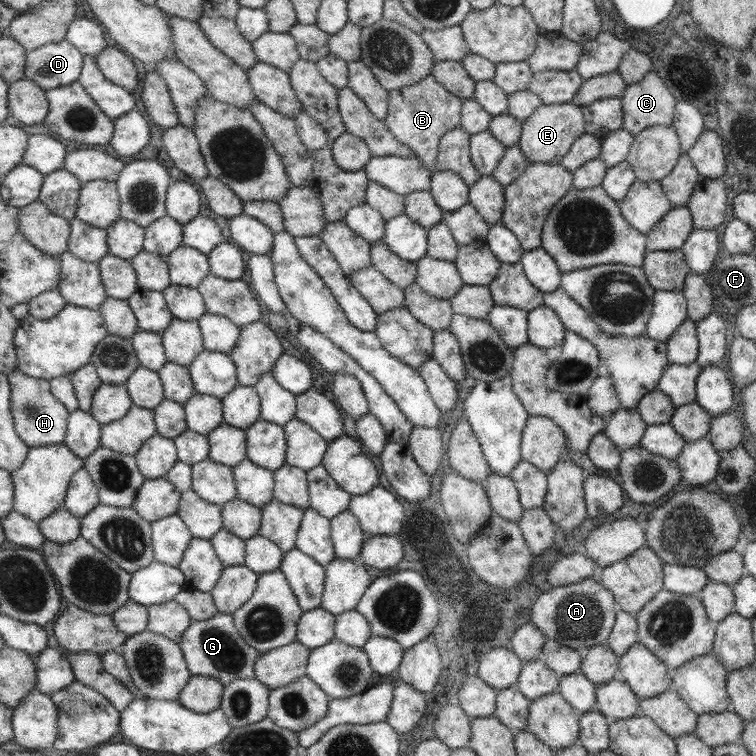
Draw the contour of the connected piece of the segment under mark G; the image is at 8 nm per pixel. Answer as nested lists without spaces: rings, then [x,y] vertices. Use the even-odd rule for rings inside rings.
[[[219,613],[207,620],[193,620],[179,644],[186,654],[186,662],[193,675],[217,678],[225,686],[235,680],[256,679],[255,668],[261,652],[243,638],[232,614]]]

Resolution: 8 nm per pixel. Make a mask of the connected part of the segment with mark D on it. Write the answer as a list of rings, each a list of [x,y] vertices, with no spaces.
[[[67,39],[27,52],[25,76],[46,90],[80,79],[84,54]]]

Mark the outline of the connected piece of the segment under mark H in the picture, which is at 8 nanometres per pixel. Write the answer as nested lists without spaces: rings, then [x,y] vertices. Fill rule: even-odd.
[[[17,369],[8,375],[12,392],[12,413],[19,436],[30,448],[61,444],[66,440],[70,410],[53,394],[50,381],[35,378]]]

